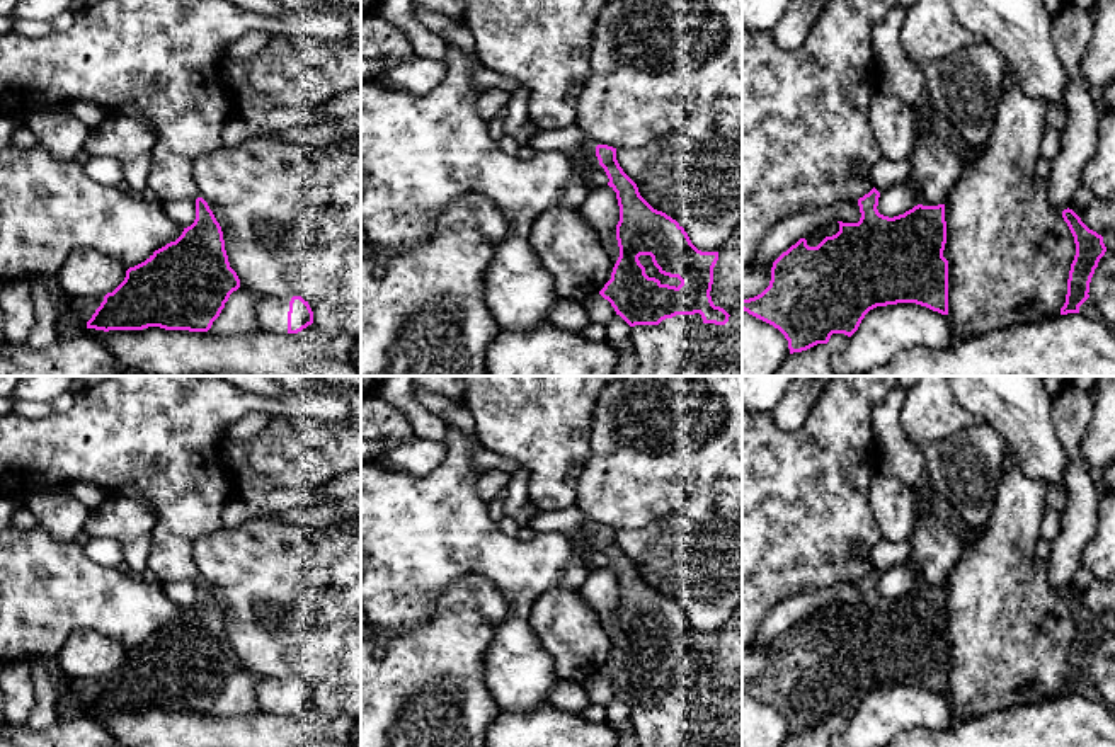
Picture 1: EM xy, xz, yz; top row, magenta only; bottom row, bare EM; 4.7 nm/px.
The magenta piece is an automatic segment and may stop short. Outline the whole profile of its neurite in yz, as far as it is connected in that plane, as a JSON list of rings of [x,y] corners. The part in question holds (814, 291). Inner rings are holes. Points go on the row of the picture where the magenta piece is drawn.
[[[875,187],[860,197],[860,221],[838,221],[839,231],[826,237],[817,247],[809,247],[807,240],[800,238],[773,262],[769,286],[761,294],[742,299],[744,311],[785,335],[790,354],[827,344],[832,334],[851,337],[865,315],[877,306],[916,303],[948,315],[948,260],[943,257],[946,243],[945,204],[918,204],[904,214],[889,218],[878,213],[878,197],[880,192]]]

